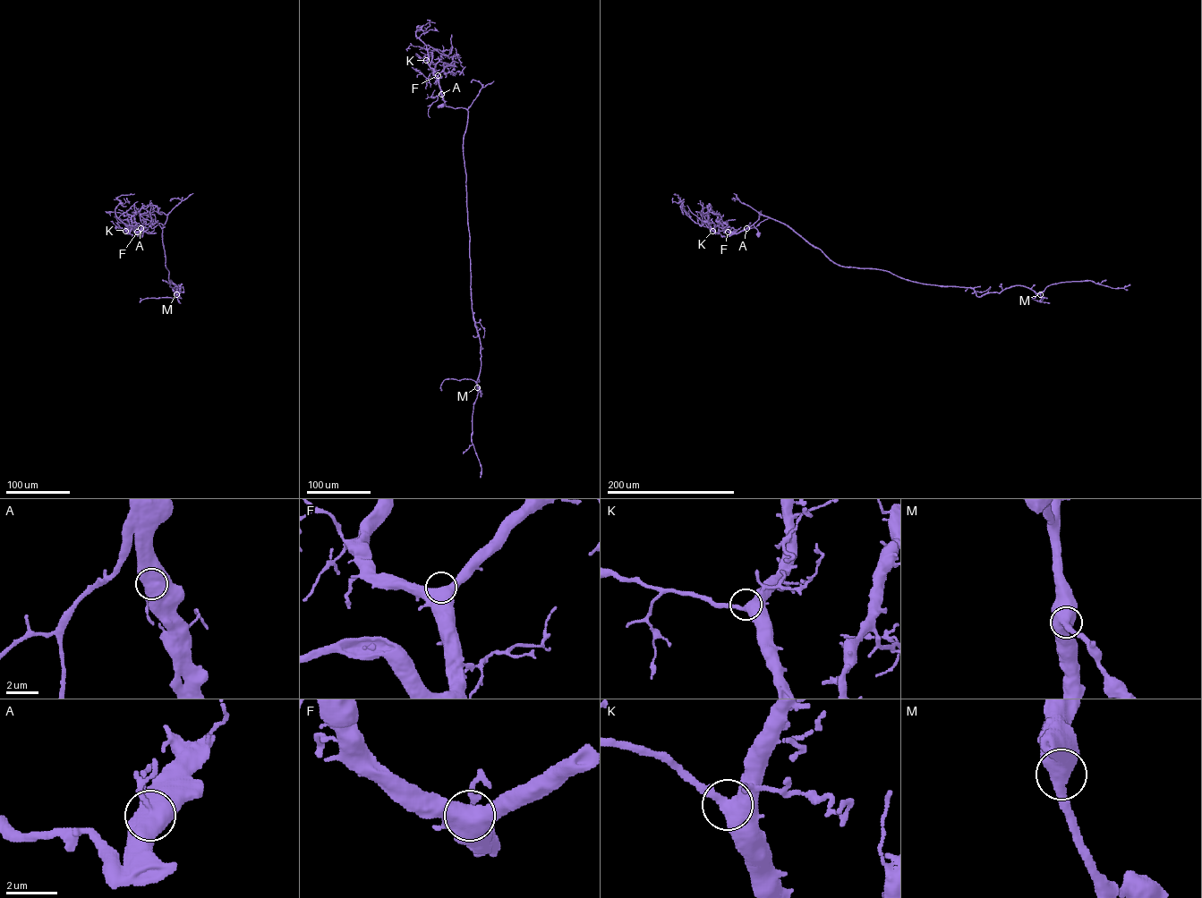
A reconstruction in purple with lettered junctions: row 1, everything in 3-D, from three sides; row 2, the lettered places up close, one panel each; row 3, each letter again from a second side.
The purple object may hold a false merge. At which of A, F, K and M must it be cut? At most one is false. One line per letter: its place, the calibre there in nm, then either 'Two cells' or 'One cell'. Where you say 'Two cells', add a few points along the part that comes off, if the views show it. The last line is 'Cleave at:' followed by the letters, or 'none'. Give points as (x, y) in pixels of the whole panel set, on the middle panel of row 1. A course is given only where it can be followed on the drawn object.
A: Place: (441, 94). Thickness 700 nm. One cell
F: Place: (438, 75). Thickness 550 nm. One cell
K: Place: (426, 60). Thickness 600 nm. One cell
M: Place: (477, 387). Thickness 550 nm. One cell
Cleave at: none

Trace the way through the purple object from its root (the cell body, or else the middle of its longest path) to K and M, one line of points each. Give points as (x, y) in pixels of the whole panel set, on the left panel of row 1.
K: (140, 234), (144, 224), (133, 236), (125, 231)
M: (140, 234), (149, 214), (155, 211), (167, 216), (162, 241), (174, 297), (180, 292), (180, 285), (176, 294)

